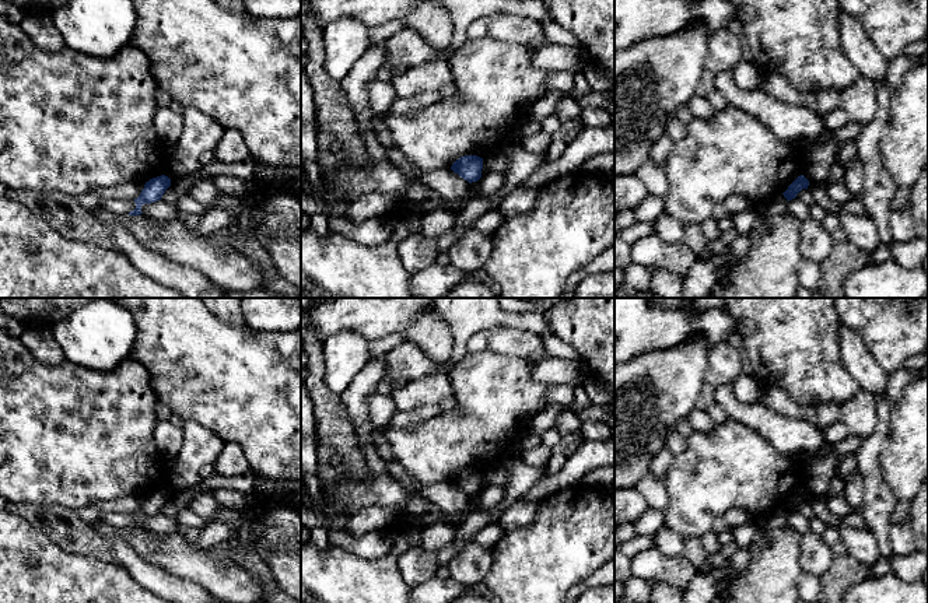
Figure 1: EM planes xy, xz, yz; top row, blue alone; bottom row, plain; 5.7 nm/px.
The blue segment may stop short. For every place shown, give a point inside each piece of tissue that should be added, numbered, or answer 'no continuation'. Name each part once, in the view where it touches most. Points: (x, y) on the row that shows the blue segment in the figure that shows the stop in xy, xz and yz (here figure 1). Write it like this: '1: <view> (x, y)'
no continuation

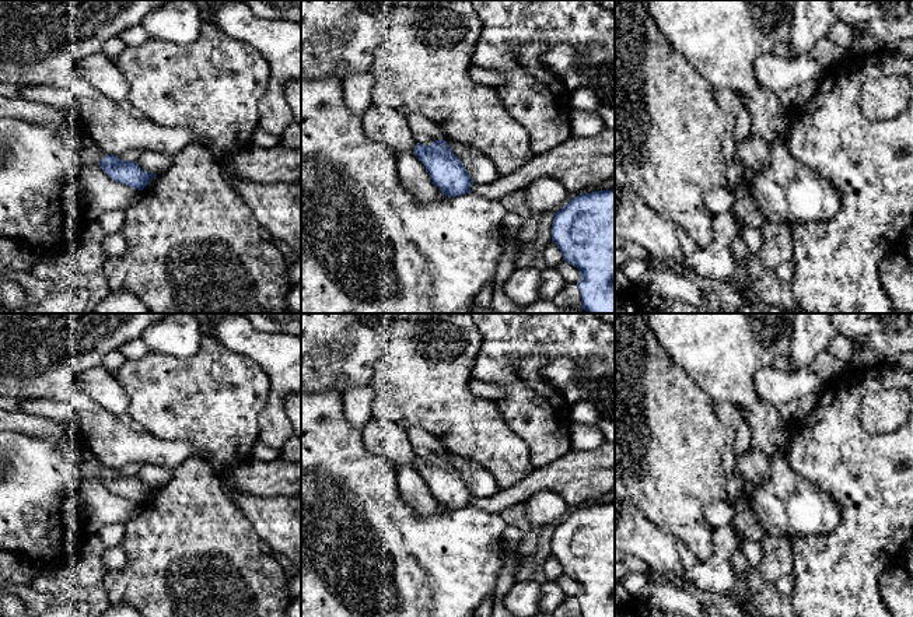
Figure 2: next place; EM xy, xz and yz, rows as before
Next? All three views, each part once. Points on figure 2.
1: xy (67, 123)

